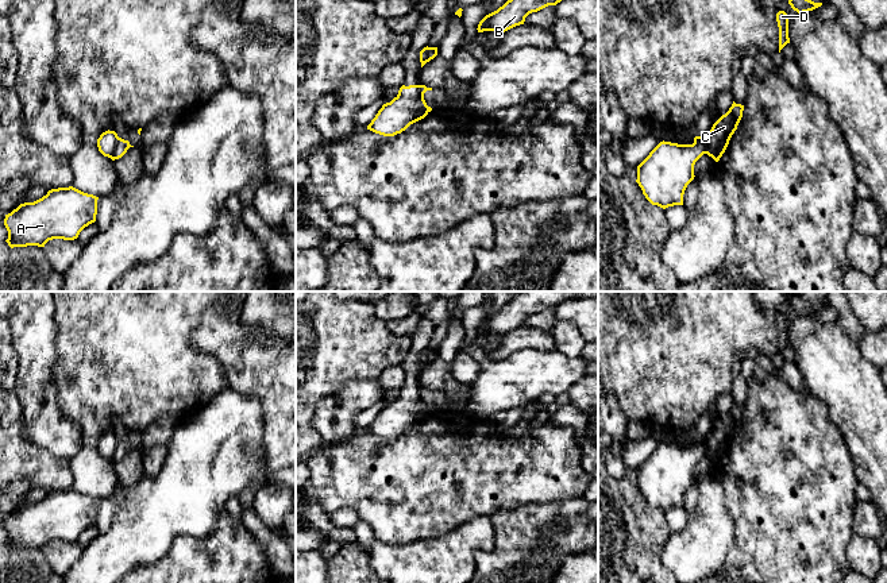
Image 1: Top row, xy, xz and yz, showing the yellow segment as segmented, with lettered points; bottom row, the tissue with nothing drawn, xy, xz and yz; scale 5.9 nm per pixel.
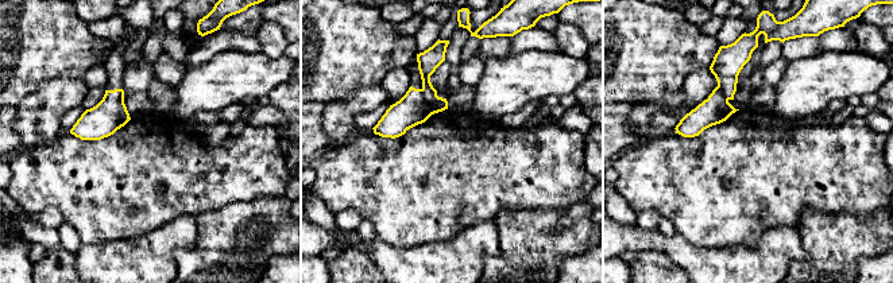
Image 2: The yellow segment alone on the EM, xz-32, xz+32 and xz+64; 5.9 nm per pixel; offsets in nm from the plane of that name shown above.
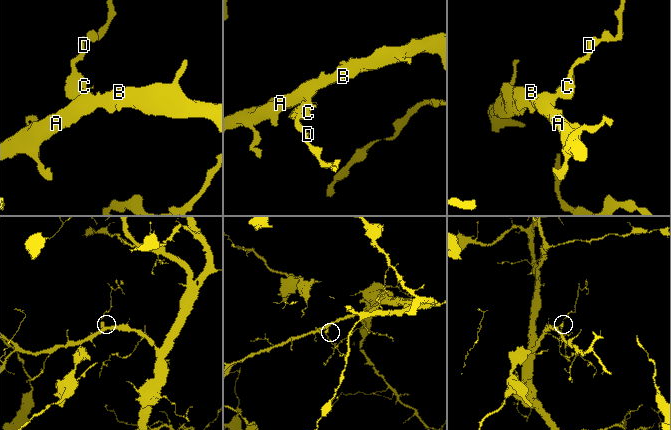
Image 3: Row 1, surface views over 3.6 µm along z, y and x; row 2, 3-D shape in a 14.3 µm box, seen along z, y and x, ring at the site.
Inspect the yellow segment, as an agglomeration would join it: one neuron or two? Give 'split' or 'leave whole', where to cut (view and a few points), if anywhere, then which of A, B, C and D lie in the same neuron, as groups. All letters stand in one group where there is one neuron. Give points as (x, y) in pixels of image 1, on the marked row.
split; cut xz (419, 85), (419, 96), (428, 111); groups A B / C D

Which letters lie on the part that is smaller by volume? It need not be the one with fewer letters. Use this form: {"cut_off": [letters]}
{"cut_off": ["C", "D"]}

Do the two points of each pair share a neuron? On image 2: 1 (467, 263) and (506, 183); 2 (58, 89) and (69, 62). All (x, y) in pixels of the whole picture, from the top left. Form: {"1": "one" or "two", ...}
{"1": "two", "2": "two"}

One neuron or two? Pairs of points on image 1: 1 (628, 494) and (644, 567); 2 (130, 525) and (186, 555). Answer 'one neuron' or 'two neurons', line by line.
1: one neuron
2: two neurons

